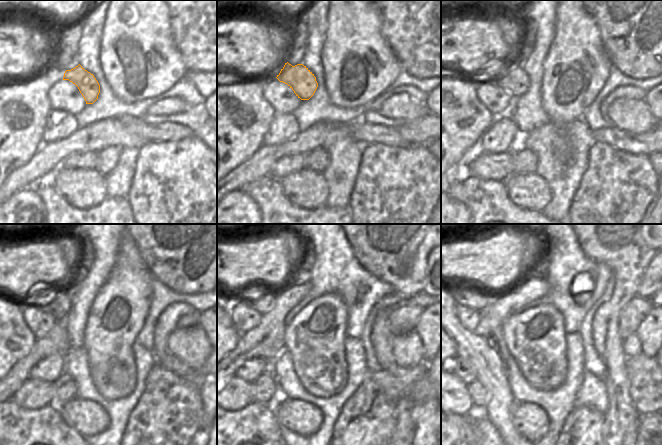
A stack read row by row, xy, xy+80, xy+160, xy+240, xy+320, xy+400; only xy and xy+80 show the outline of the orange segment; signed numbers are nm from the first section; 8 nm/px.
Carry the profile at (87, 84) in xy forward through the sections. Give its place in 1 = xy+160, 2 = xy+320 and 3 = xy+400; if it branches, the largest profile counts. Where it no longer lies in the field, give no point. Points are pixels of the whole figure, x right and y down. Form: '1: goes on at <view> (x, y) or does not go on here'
1: goes on at xy+160 (515, 81)
2: goes on at xy+320 (262, 303)
3: goes on at xy+400 (462, 295)

